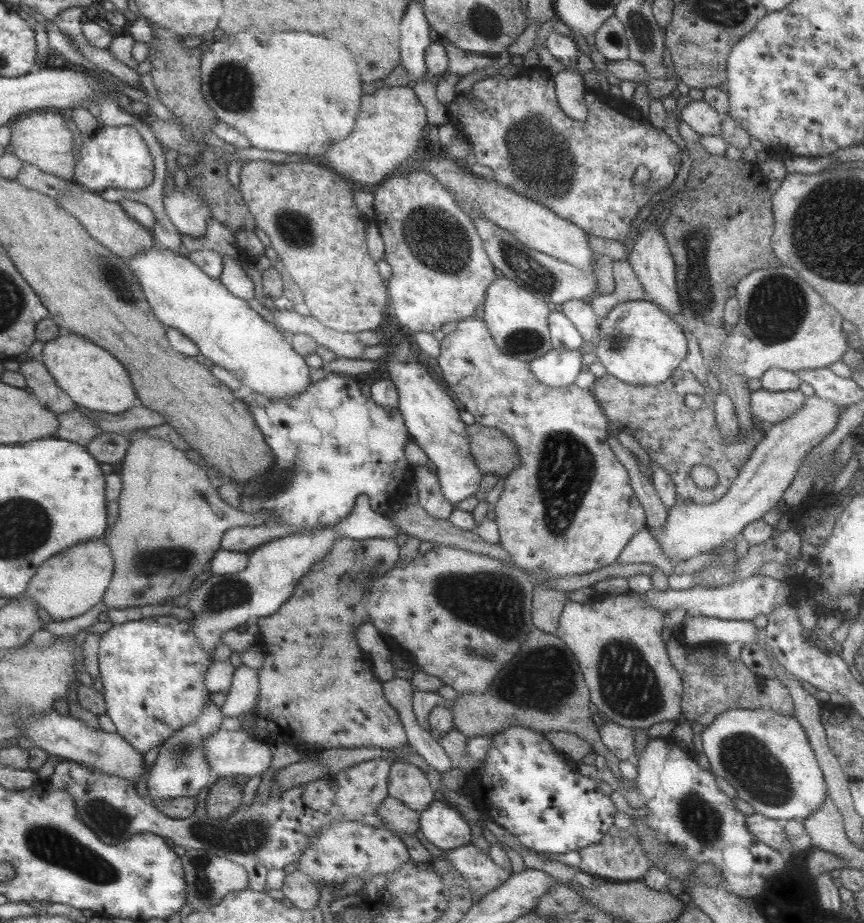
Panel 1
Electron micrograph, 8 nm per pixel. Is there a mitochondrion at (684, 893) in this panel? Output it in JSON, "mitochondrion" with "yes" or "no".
{"mitochondrion":"no"}

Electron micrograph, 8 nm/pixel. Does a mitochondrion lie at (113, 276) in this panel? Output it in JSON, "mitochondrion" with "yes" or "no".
{"mitochondrion":"yes"}

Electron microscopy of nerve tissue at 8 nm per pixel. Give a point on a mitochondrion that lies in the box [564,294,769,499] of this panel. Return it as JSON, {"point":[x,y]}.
{"point":[617,340]}

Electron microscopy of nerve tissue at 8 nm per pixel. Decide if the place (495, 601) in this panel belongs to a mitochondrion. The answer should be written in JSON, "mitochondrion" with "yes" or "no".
{"mitochondrion":"yes"}

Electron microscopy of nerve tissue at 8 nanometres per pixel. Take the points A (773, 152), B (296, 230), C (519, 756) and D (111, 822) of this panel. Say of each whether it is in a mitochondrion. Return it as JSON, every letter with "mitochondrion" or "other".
{"A":"other","B":"mitochondrion","C":"other","D":"mitochondrion"}

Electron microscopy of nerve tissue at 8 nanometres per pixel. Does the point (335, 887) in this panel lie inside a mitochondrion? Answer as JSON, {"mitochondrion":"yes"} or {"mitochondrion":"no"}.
{"mitochondrion":"no"}

